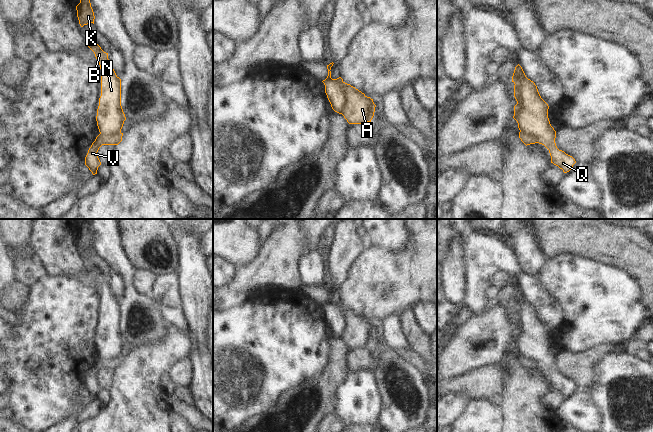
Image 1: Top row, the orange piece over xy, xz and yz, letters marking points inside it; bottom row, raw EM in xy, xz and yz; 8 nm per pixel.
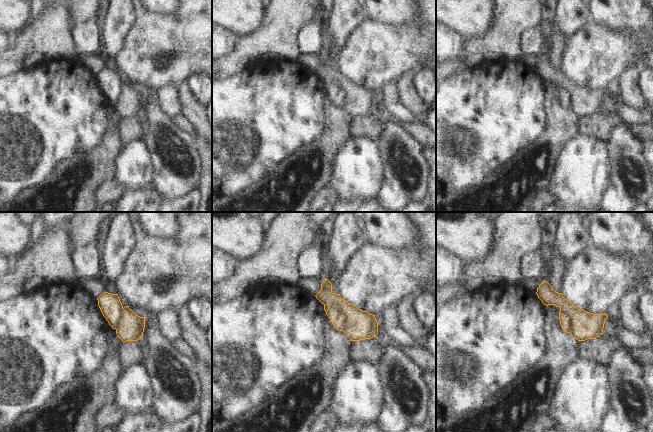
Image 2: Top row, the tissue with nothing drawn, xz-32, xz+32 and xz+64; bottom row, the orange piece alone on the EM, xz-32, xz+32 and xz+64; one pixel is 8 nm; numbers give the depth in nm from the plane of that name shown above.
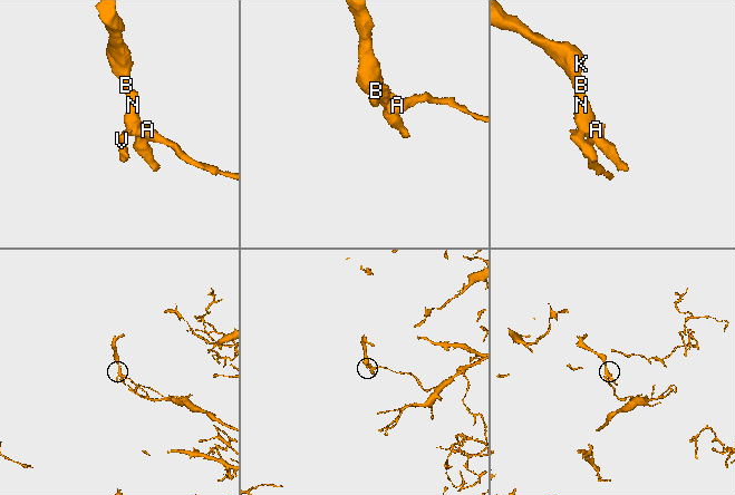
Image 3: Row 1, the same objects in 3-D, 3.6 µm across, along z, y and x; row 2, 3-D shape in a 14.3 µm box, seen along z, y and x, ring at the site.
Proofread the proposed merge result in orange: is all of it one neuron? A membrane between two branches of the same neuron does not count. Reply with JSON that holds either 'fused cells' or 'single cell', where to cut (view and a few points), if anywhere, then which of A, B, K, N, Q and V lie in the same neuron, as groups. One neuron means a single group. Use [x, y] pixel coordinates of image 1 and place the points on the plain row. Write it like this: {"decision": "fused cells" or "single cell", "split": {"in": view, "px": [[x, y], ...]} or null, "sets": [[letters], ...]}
{"decision": "fused cells", "split": {"in": "xz", "px": [[334, 303], [344, 309], [346, 317], [346, 331], [340, 337]]}, "sets": [["A", "V"], ["B", "K", "N", "Q"]]}

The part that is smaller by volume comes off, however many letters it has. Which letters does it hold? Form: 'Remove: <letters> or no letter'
Remove: B, K, N, Q

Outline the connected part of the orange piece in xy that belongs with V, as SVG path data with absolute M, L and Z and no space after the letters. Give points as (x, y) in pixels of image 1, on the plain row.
M123 357L110 360L99 358L92 367L85 381L85 389L89 392L93 399L97 398L98 391L101 386L97 380L97 376L102 369L118 369L122 365Z

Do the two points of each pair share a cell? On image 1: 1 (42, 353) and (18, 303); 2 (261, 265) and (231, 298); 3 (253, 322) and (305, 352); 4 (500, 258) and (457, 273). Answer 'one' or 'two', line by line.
1: two
2: one
3: one
4: two

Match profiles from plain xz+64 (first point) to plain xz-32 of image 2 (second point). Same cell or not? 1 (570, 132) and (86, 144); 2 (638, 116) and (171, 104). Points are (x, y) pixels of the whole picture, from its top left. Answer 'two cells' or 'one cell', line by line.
1: two cells
2: one cell

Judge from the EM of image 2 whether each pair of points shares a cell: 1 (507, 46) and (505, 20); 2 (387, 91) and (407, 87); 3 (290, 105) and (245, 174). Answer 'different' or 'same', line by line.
1: same
2: different
3: same

